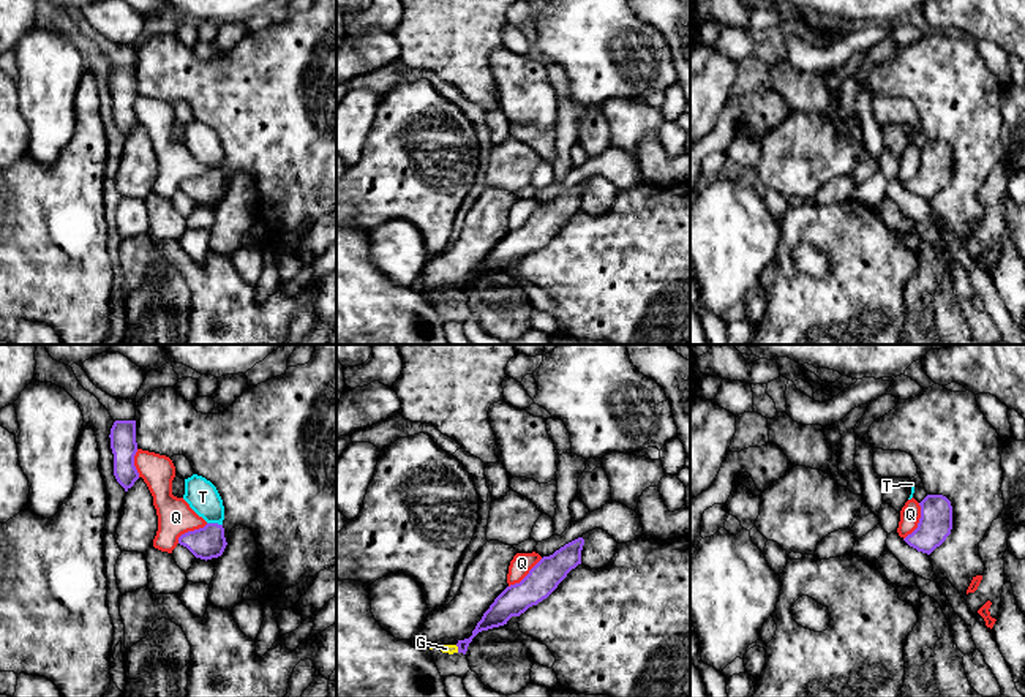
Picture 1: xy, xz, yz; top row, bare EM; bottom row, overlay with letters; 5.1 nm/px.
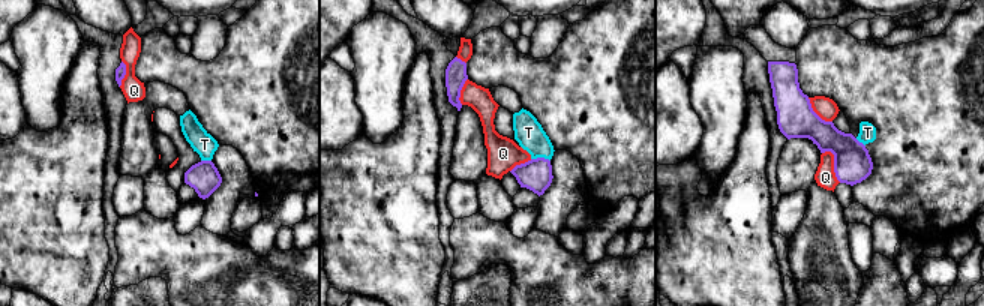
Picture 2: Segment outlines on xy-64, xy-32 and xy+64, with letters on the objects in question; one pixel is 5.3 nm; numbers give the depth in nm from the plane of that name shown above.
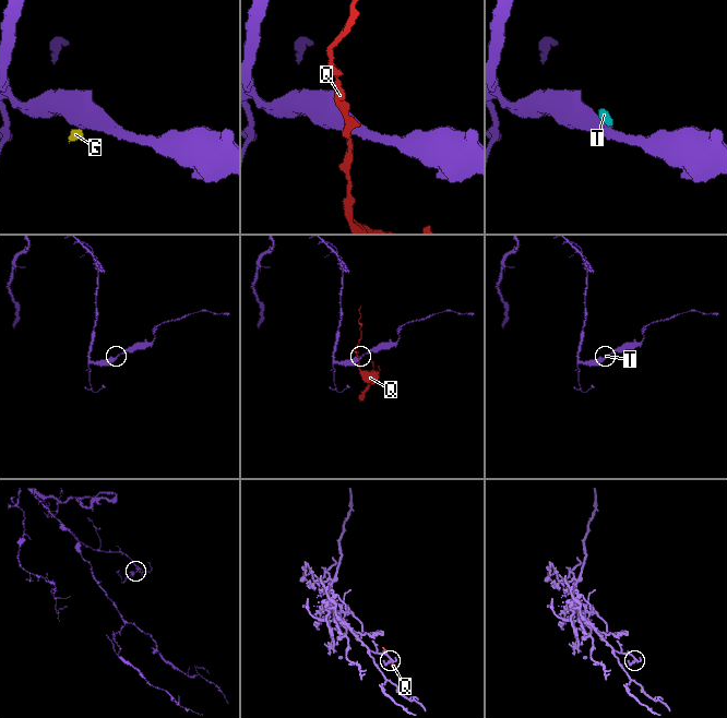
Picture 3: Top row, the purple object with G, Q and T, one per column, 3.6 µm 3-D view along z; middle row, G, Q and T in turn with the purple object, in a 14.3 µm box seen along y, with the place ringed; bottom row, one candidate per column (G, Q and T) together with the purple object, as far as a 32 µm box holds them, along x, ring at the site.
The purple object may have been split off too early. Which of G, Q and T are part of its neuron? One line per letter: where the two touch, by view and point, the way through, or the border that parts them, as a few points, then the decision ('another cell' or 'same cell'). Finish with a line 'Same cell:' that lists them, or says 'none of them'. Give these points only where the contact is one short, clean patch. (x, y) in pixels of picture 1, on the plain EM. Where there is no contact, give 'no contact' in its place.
G: contact xz (458, 294); border xz (455, 291), (458, 297); another cell
Q: contact yz (919, 168); another cell
T: contact xy (215, 169); way xy (207, 188), (215, 169), (214, 158), (202, 143); same cell
Same cell: T

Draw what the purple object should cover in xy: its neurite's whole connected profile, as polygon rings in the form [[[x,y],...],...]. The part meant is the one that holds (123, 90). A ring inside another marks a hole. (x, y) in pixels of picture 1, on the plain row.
[[[115,66],[109,84],[114,100],[114,122],[125,138],[128,138],[139,125],[134,112],[134,101],[137,98],[136,66]]]

